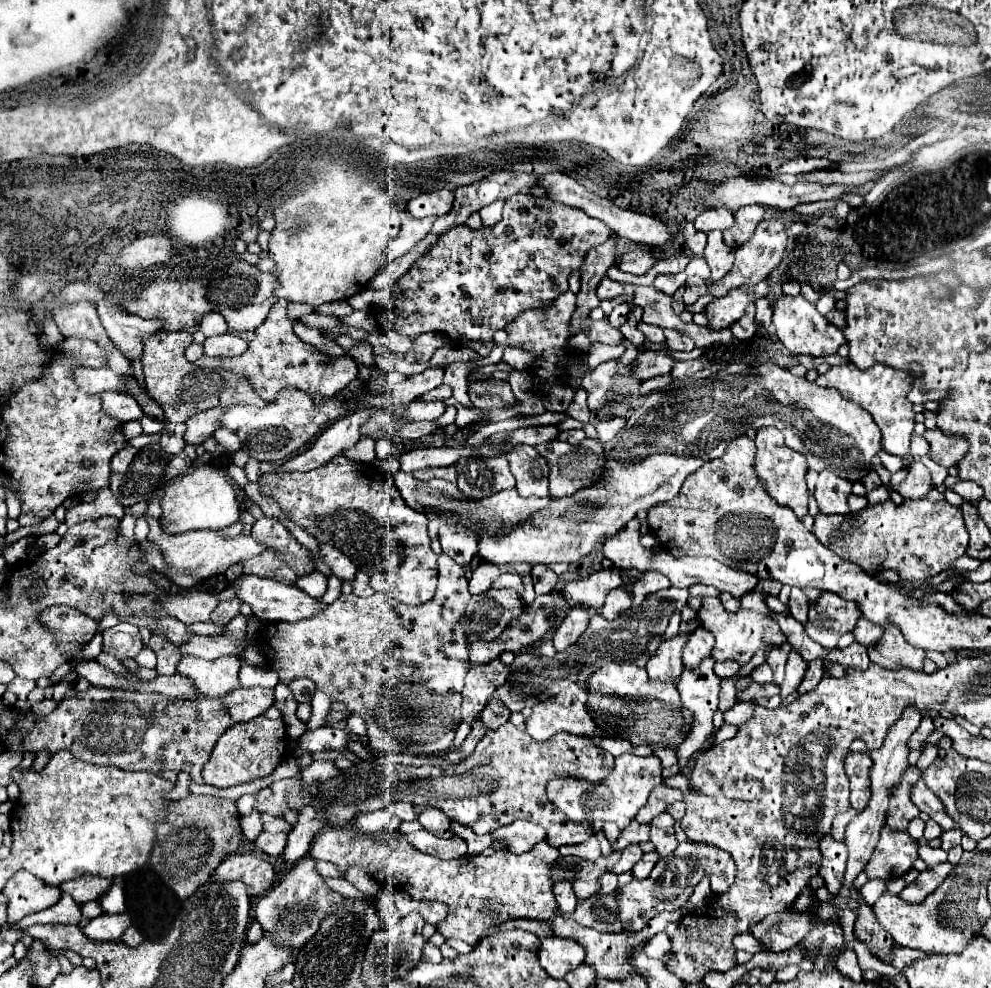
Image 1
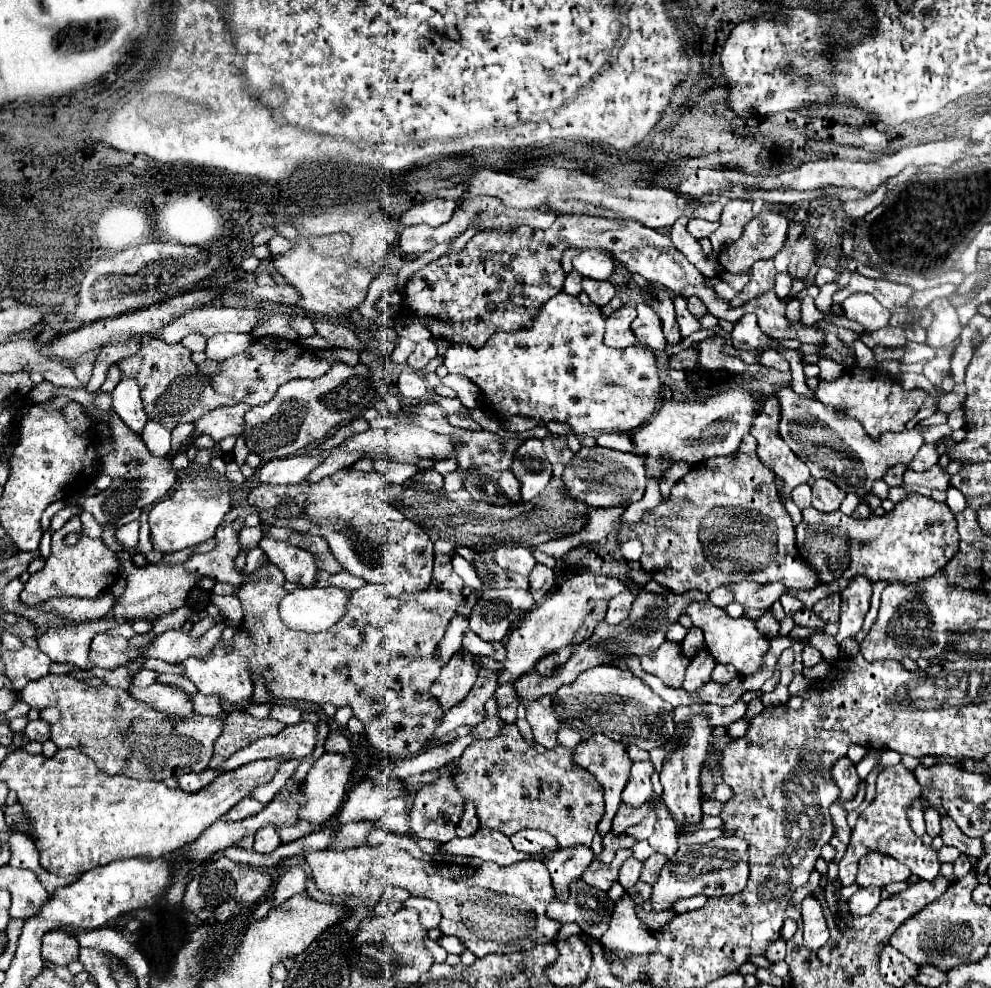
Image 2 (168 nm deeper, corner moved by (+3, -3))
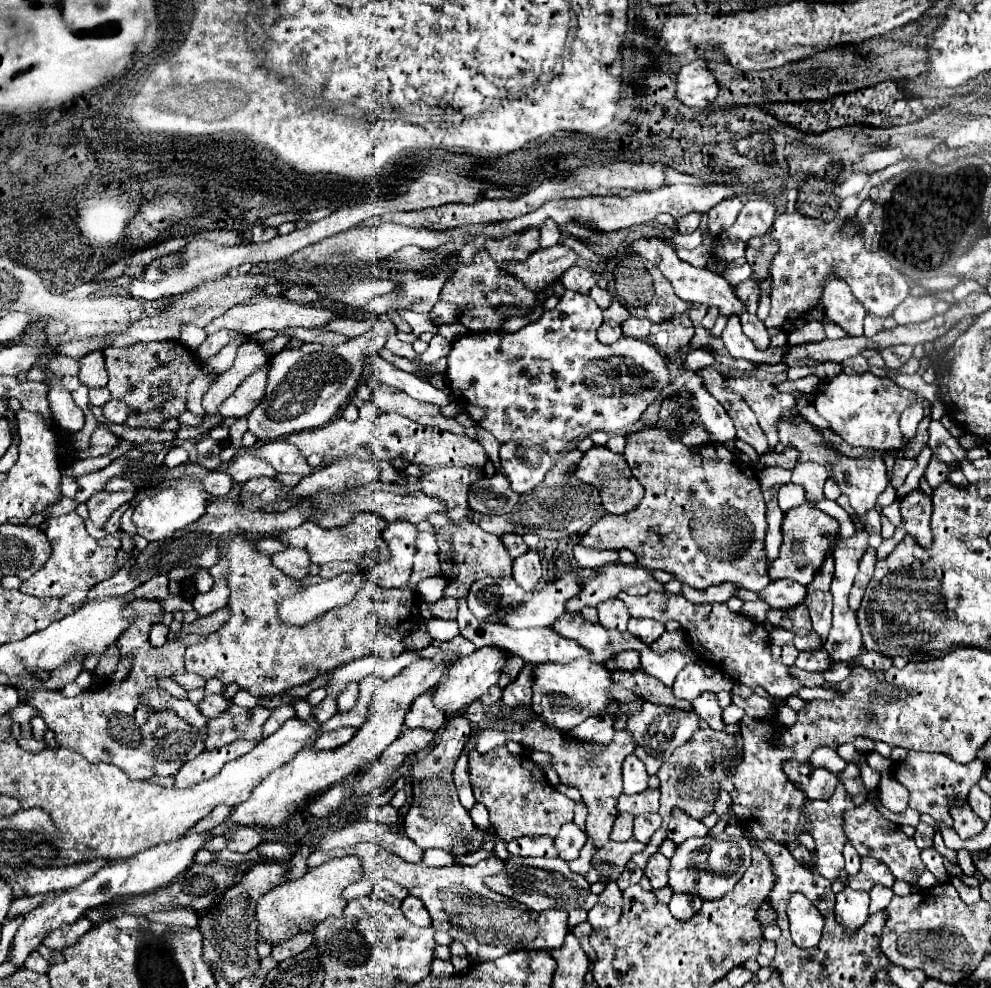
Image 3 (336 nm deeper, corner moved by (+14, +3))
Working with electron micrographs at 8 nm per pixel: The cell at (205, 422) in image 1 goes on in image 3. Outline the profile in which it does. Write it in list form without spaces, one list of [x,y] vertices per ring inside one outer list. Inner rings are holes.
[[[260,368],[260,372],[254,372],[240,388],[230,394],[218,408],[218,416],[222,418],[244,418],[264,396],[266,388],[266,378],[268,378],[268,368]]]

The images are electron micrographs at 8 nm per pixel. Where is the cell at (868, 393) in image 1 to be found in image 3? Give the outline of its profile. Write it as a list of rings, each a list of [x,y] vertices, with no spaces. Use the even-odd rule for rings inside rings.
[[[872,372],[864,374],[844,374],[824,380],[816,390],[814,406],[818,414],[830,424],[830,428],[840,434],[848,444],[856,448],[870,448],[886,452],[890,448],[900,448],[902,434],[898,420],[902,412],[916,400],[916,394],[896,386],[888,378],[876,378]]]

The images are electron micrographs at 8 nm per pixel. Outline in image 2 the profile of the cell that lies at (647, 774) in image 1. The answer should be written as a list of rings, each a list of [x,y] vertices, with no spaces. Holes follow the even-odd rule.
[[[633,762],[631,778],[623,790],[623,802],[633,804],[635,808],[645,804],[653,796],[651,788],[651,774],[653,774],[653,762]]]

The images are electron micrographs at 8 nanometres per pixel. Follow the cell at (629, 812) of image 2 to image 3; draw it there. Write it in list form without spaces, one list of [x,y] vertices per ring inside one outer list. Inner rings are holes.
[[[646,788],[644,792],[634,794],[634,796],[622,794],[618,798],[618,812],[630,812],[632,816],[658,812],[658,800],[660,800],[660,792],[652,788]]]

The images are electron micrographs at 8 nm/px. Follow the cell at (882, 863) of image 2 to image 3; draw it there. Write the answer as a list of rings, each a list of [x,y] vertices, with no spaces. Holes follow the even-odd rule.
[[[864,856],[858,874],[854,874],[852,878],[848,878],[848,886],[854,888],[854,890],[866,890],[866,892],[870,892],[874,884],[884,884],[884,886],[892,888],[894,880],[896,878],[892,876],[890,868],[884,862],[872,858],[872,856]]]

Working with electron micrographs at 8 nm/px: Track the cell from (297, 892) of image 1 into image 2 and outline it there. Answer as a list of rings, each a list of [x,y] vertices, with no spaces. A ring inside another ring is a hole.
[[[301,864],[291,866],[289,872],[279,880],[275,892],[273,892],[273,906],[281,906],[285,900],[289,900],[293,894],[301,894],[305,892],[305,870]]]

